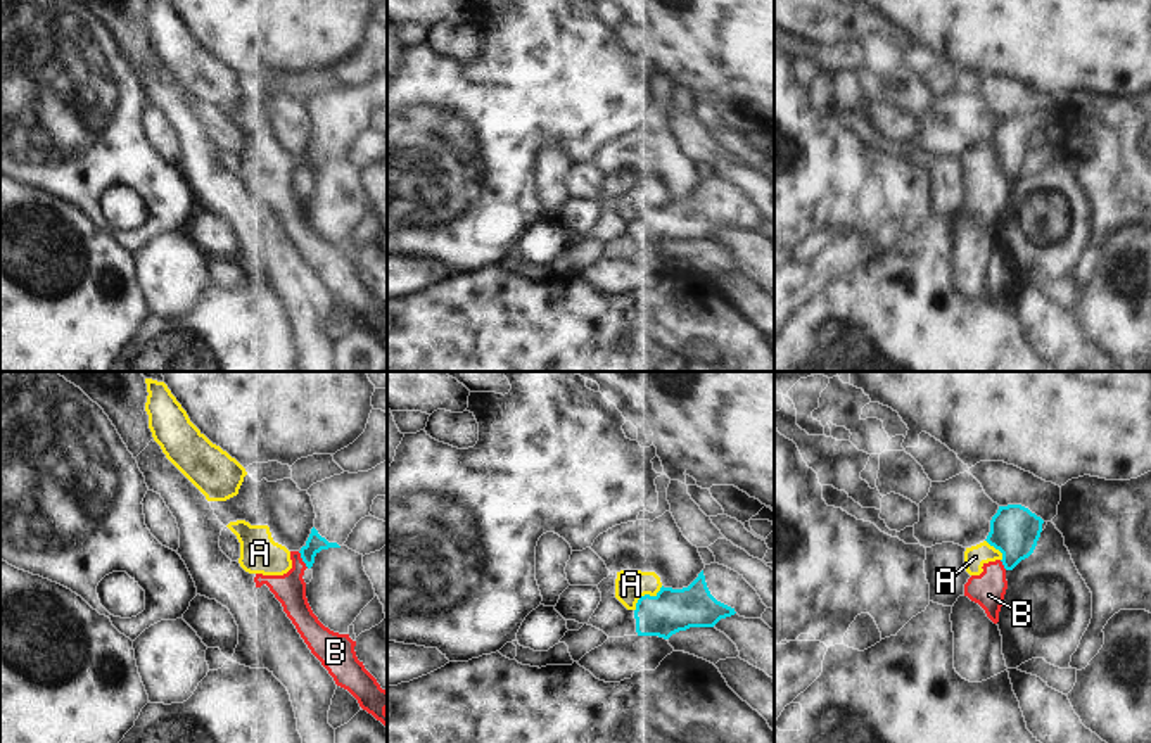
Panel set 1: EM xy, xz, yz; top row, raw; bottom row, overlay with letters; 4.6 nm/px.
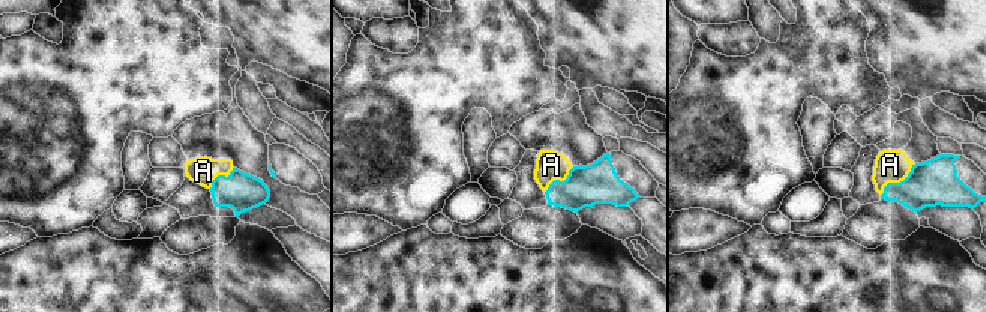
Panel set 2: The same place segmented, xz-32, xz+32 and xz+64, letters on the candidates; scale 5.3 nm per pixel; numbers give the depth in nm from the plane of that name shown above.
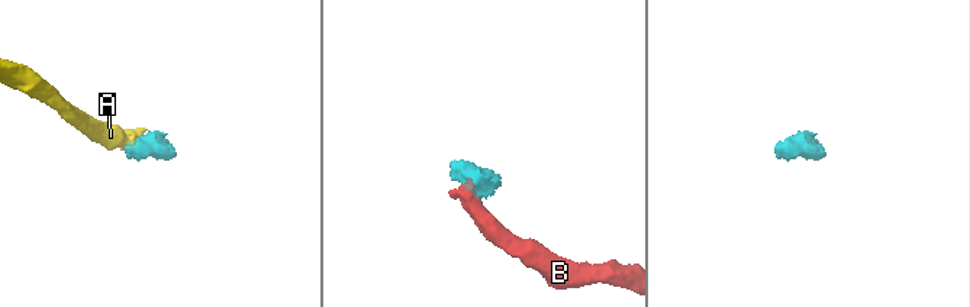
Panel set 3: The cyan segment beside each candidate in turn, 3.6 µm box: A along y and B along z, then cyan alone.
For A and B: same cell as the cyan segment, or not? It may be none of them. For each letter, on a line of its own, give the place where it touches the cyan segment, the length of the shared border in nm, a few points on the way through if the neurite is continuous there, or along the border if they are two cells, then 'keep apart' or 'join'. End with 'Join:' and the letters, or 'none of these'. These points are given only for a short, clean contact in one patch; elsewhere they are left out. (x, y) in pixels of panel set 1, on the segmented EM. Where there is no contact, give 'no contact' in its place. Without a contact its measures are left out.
A: meets cyan in xz at (645, 595); contact 180 nm long; border along xz (662, 586), (654, 595), (643, 595), (635, 610); keep apart
B: meets cyan in xy at (303, 560); contact 90 nm long; border along xy (298, 552), (308, 567); keep apart
Join: none of these

